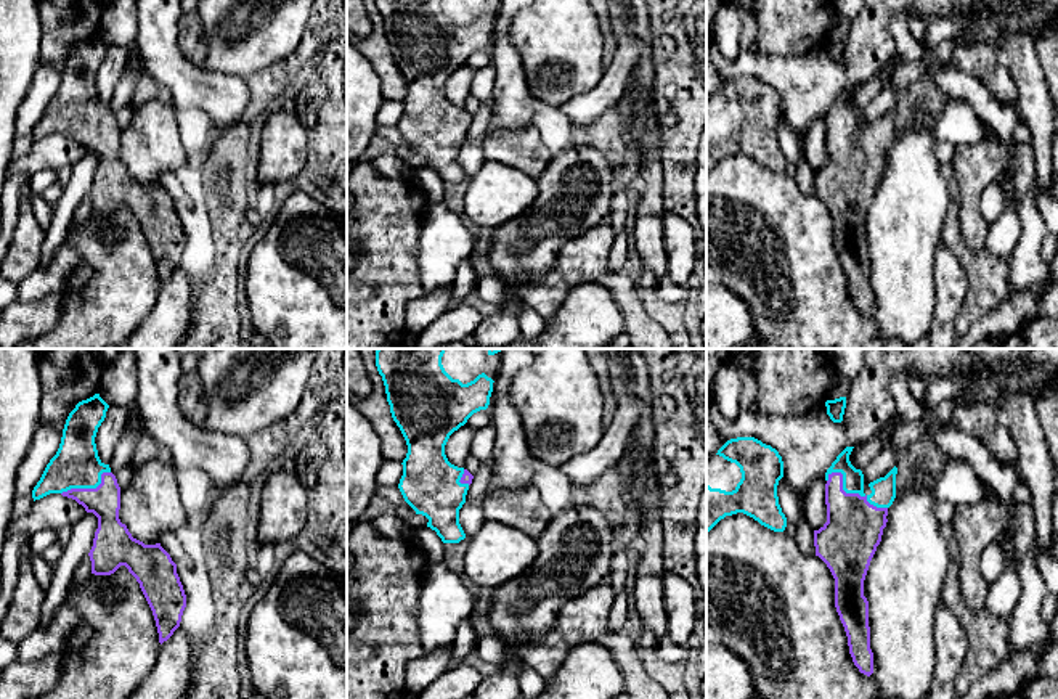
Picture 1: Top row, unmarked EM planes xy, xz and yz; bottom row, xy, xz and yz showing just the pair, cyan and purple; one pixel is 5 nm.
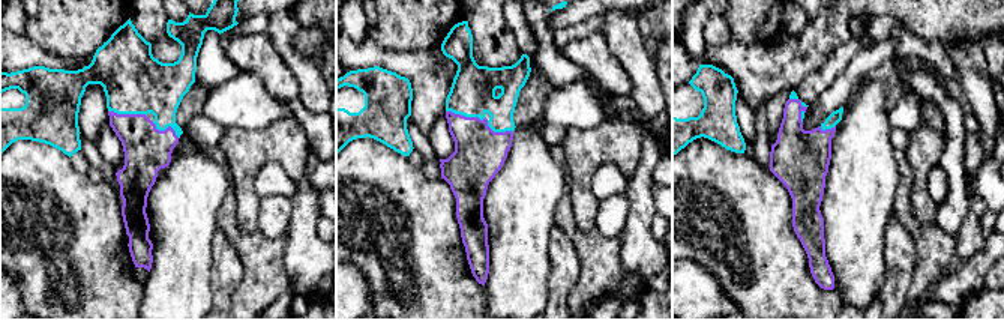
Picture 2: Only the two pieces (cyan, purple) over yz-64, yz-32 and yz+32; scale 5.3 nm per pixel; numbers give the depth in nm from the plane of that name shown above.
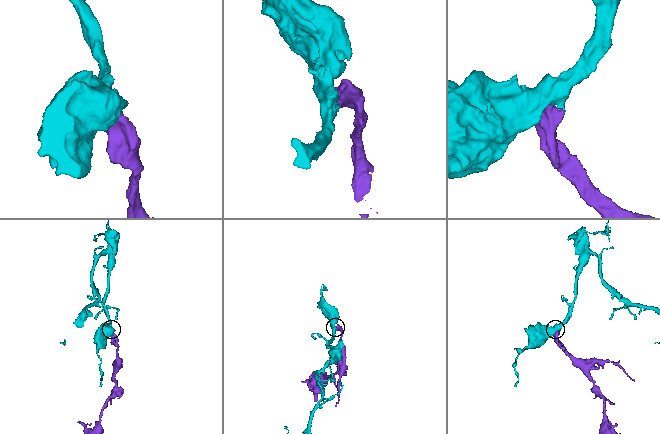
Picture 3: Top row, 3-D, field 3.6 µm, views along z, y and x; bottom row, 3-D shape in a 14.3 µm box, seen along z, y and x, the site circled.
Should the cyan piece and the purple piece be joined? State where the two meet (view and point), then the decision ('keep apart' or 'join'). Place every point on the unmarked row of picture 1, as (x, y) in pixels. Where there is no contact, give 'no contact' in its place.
meets cyan in yz at (851, 132); join

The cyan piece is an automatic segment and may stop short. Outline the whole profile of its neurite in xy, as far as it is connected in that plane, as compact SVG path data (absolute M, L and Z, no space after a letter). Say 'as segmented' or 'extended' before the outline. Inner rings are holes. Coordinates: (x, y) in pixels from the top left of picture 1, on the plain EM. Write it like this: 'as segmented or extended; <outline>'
extended; M100 34L75 45L66 59L59 88L34 127L32 138L61 133L98 157L88 193L92 214L111 215L125 206L153 251L162 284L180 267L186 235L177 204L161 183L144 185L133 178L119 159L120 127L109 104L100 100L95 84L108 48Z

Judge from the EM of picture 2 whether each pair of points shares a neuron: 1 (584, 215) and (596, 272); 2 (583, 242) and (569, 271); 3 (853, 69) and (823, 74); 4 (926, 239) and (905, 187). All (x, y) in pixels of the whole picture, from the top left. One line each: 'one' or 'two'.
1: two
2: two
3: two
4: one

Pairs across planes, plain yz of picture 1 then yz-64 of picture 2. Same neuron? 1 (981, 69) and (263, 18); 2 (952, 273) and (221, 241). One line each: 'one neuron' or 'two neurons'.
1: two neurons
2: one neuron

